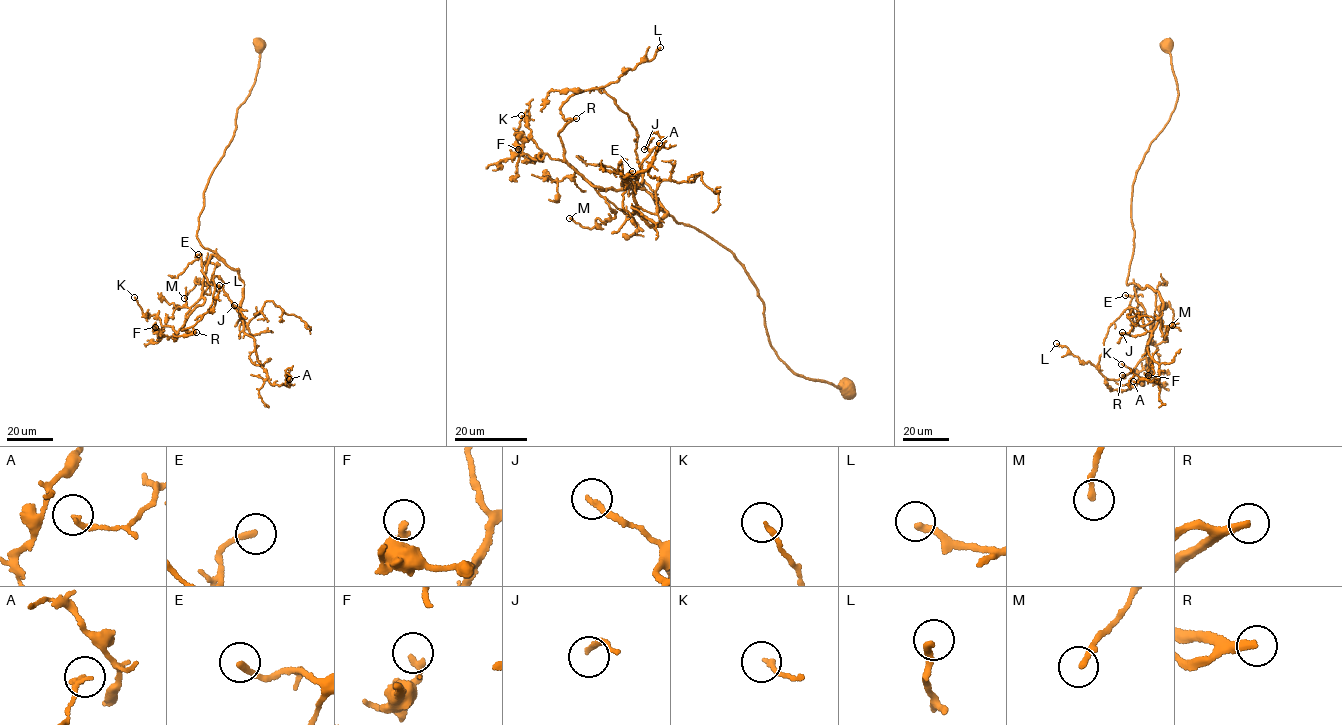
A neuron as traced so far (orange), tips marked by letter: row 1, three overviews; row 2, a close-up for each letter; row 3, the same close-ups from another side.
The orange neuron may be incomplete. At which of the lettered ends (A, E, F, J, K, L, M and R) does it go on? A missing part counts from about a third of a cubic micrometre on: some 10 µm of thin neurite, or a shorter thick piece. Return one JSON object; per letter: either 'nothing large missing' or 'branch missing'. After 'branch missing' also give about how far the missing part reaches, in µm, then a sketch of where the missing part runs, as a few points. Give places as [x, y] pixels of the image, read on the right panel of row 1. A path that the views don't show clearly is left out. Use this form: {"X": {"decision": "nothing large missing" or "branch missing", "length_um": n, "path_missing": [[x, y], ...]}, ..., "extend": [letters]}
{"A": {"decision": "nothing large missing"}, "E": {"decision": "nothing large missing"}, "F": {"decision": "nothing large missing"}, "J": {"decision": "nothing large missing"}, "K": {"decision": "nothing large missing"}, "L": {"decision": "branch missing", "length_um": 8}, "M": {"decision": "nothing large missing"}, "R": {"decision": "branch missing", "length_um": 90}, "extend": ["L", "R"]}

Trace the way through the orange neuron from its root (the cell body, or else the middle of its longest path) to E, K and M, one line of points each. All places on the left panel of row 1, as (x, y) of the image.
E: (259, 44), (254, 83), (204, 191), (196, 236), (239, 271), (241, 317), (224, 289), (207, 281), (198, 254)
K: (259, 44), (254, 83), (199, 217), (200, 244), (218, 256), (207, 266), (204, 301), (175, 335), (134, 297)
M: (259, 44), (199, 217), (200, 244), (218, 256), (185, 317), (210, 293), (195, 282), (184, 298)

